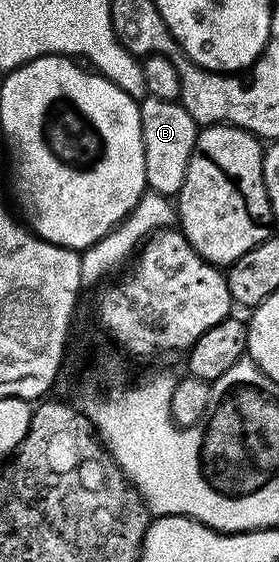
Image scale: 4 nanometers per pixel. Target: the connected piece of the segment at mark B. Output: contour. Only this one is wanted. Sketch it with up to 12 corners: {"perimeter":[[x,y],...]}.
{"perimeter":[[140,99],[145,185],[183,188],[199,123],[180,101]]}

